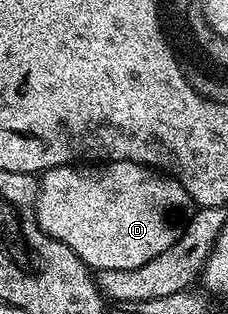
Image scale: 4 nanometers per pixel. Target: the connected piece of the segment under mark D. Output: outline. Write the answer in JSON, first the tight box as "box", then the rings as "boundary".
{"box":[35,160,193,272],"boundary":[[[131,160],[91,162],[86,166],[62,164],[59,168],[48,168],[46,172],[38,177],[38,181],[39,193],[35,203],[35,217],[41,226],[41,230],[45,230],[47,236],[57,238],[57,242],[65,242],[65,246],[69,246],[69,250],[73,250],[73,254],[77,254],[77,258],[81,258],[86,262],[88,268],[99,272],[105,270],[137,270],[137,266],[145,266],[145,262],[157,258],[157,254],[161,254],[161,250],[169,250],[169,246],[173,246],[173,242],[177,242],[177,238],[183,233],[189,219],[189,213],[193,208],[189,194],[176,180],[172,180],[170,176],[162,171],[149,168],[145,164],[135,164]]]}

